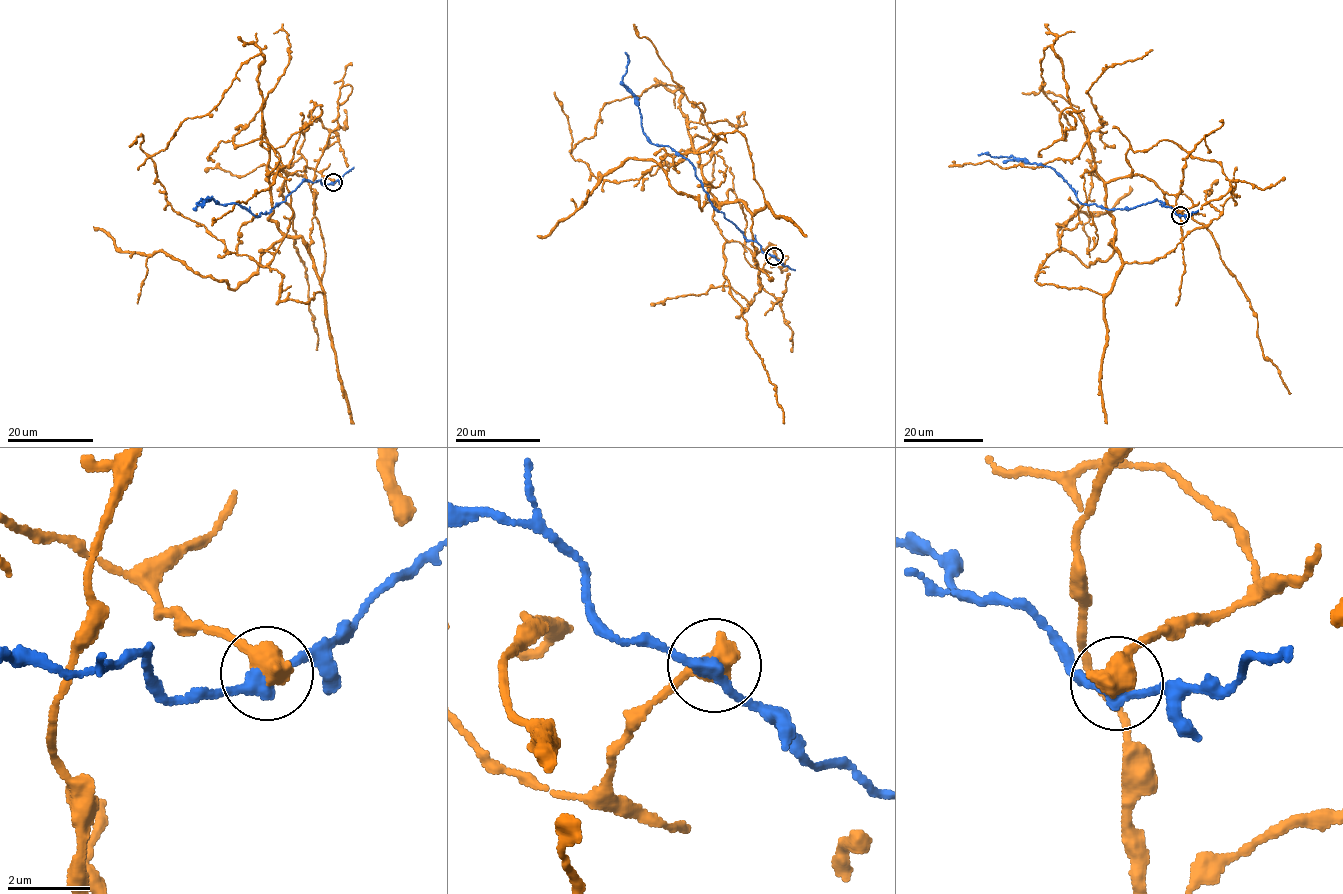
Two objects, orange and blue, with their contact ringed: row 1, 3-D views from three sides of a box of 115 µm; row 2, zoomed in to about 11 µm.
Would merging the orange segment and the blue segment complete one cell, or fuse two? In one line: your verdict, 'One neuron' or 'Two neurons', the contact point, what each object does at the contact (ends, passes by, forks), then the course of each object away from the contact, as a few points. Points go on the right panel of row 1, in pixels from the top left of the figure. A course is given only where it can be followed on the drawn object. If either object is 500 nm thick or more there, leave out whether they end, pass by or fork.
Two neurons. Place: (1180, 215). Course of orange: (1179, 215), (1183, 194), (1111, 180), (1114, 284), (1037, 283), (1094, 158), (1078, 108), (1021, 92). Course of blue: (1179, 215), (1158, 200), (1110, 209), (1082, 204), (1049, 167), (1012, 157), (978, 155)

